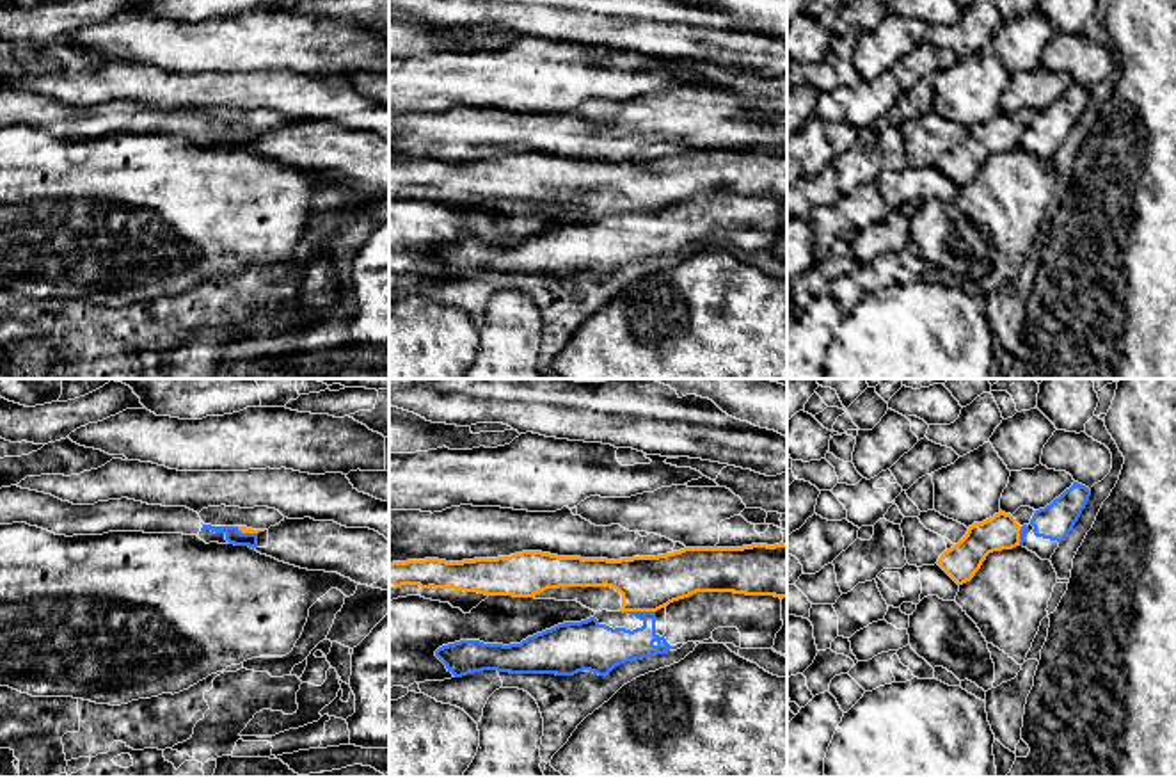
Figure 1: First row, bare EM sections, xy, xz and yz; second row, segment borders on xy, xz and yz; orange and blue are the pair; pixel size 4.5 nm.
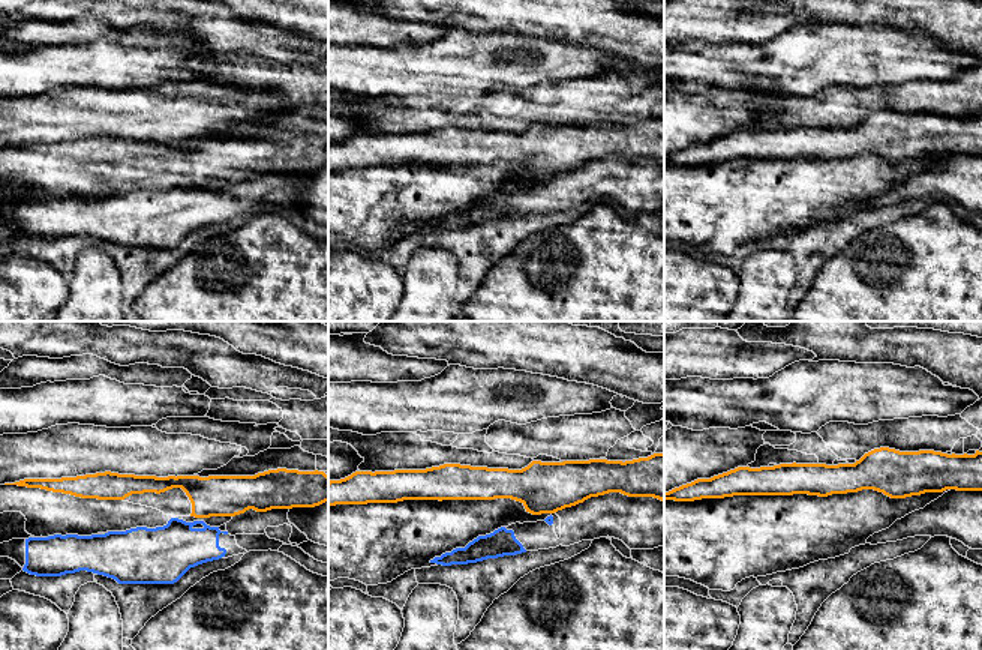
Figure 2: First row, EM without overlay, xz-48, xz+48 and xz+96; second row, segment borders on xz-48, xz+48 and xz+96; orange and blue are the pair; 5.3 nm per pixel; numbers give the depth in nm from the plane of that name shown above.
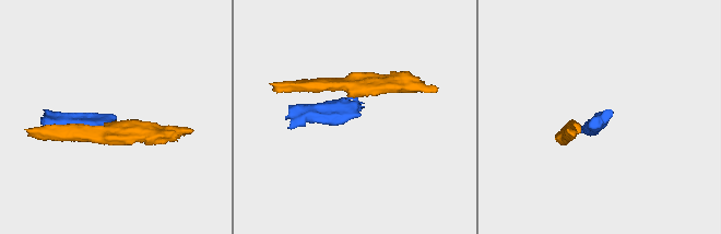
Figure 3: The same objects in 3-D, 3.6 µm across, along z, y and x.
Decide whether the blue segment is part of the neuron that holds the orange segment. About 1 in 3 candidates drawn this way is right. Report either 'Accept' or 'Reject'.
Reject

